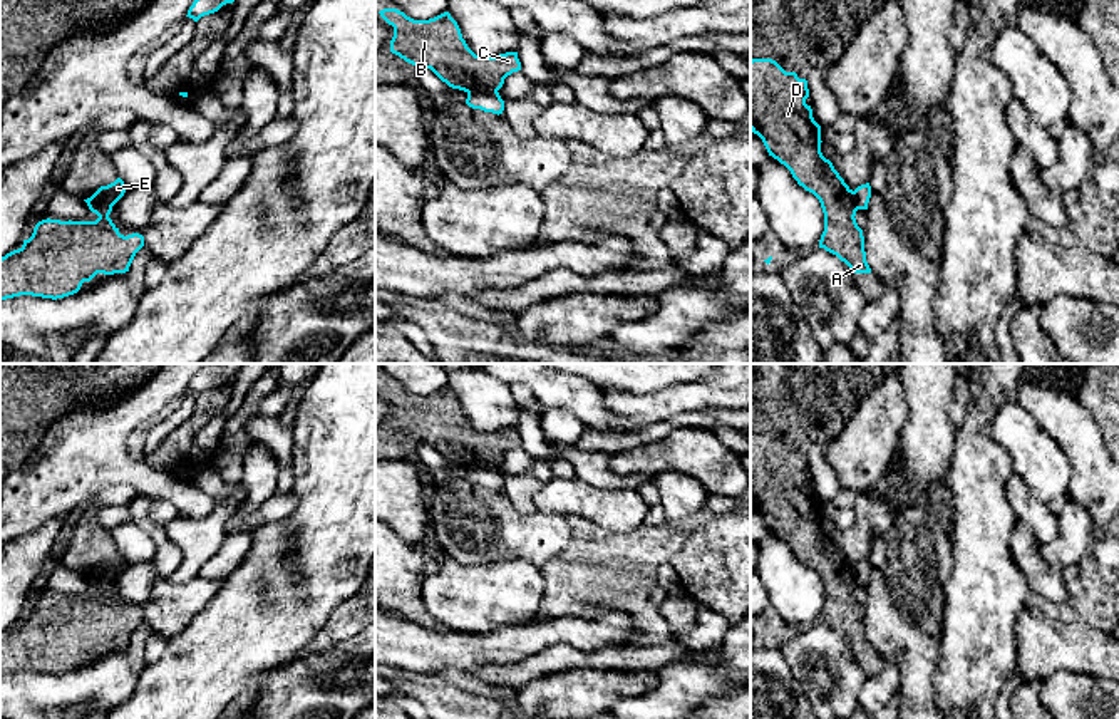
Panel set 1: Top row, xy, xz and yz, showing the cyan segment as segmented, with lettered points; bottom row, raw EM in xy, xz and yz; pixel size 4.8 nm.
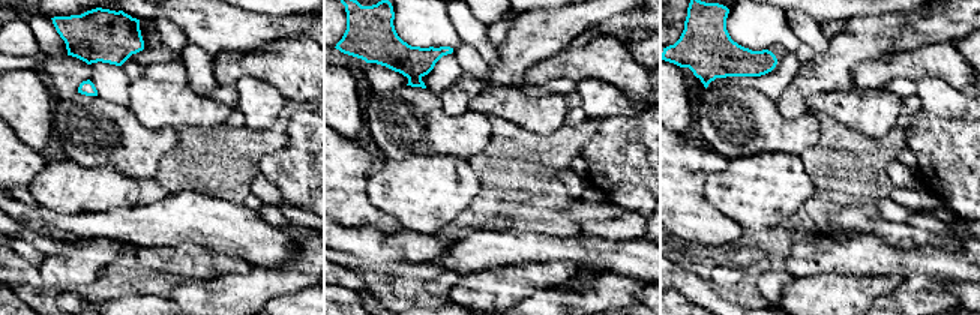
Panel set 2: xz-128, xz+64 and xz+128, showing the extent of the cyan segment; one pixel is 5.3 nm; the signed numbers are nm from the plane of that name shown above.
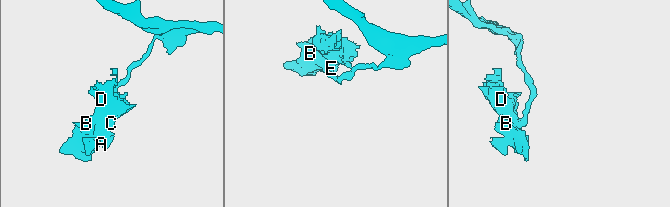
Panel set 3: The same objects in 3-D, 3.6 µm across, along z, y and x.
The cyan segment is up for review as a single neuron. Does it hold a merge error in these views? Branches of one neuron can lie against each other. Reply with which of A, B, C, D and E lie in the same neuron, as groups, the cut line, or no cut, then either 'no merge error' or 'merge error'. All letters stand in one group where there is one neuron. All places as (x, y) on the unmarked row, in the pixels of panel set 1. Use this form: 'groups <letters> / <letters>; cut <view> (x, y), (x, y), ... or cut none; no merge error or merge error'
groups A B C D / E; cut xz (496, 465), (468, 468); merge error

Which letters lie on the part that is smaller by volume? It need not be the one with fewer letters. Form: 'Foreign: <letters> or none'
Foreign: A, B, C, D

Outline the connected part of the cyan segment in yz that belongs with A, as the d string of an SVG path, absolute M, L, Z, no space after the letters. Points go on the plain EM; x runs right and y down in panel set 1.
M772 434L750 436L750 506L762 515L769 531L784 540L797 560L819 575L824 588L824 607L819 615L819 623L836 630L849 642L851 649L871 649L866 637L863 605L854 593L858 587L854 568L834 545L833 538L821 528L821 501L814 496L811 481L806 479L807 473L807 456L799 454L796 447L786 447Z

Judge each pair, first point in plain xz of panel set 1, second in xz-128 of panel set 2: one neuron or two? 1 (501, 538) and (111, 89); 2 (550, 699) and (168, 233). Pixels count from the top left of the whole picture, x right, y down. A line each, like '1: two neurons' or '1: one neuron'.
1: two neurons
2: two neurons

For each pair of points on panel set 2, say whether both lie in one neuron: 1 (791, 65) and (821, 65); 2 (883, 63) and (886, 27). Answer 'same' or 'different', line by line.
1: different
2: different

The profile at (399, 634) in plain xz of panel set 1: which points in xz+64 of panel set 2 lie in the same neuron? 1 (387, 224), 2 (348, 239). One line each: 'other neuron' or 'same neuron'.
1: other neuron
2: same neuron

